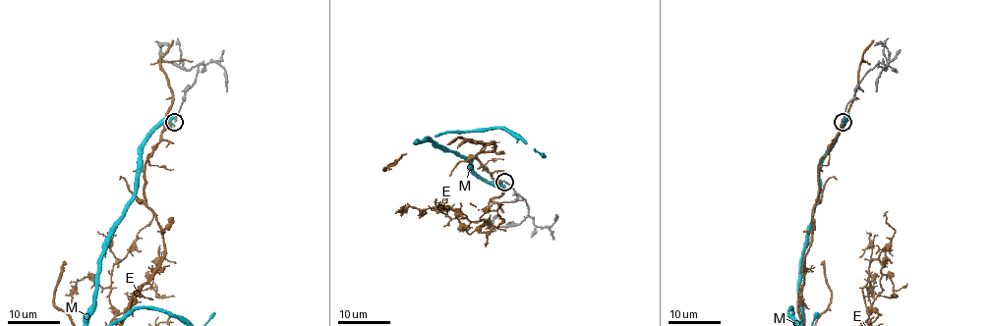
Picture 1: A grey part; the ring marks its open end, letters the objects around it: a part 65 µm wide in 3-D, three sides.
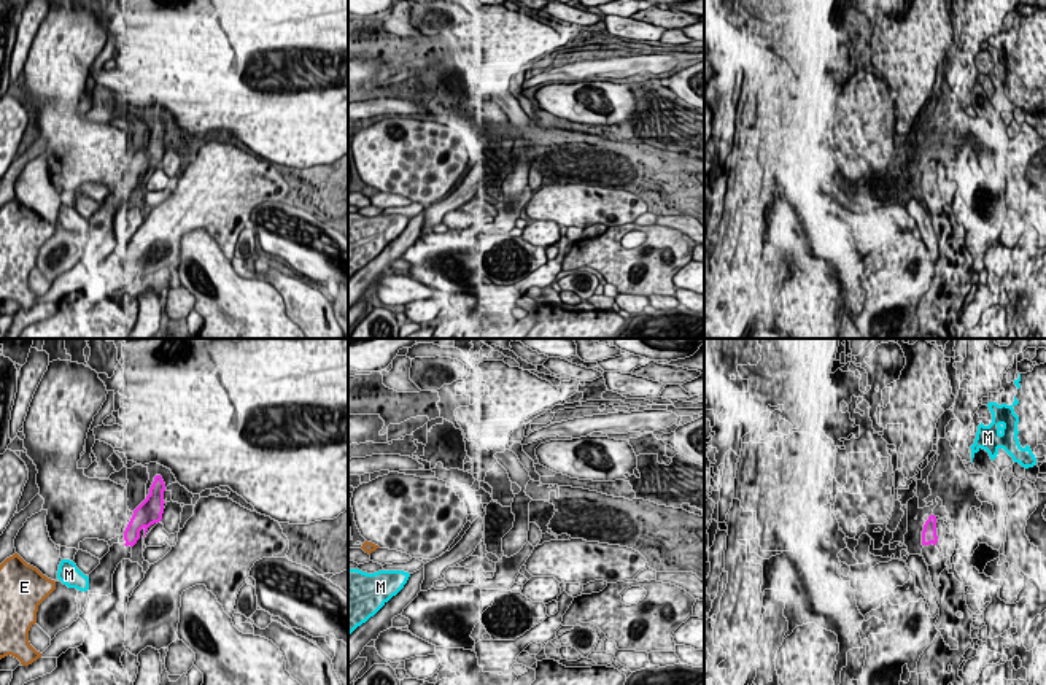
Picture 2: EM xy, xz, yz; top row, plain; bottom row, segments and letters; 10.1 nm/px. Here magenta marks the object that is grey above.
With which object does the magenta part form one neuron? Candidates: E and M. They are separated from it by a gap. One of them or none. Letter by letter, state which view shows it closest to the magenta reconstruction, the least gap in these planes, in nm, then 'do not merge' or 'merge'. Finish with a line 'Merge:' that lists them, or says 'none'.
E: xy | 800 nm | do not merge
M: xy | 500 nm | do not merge
Merge: none

